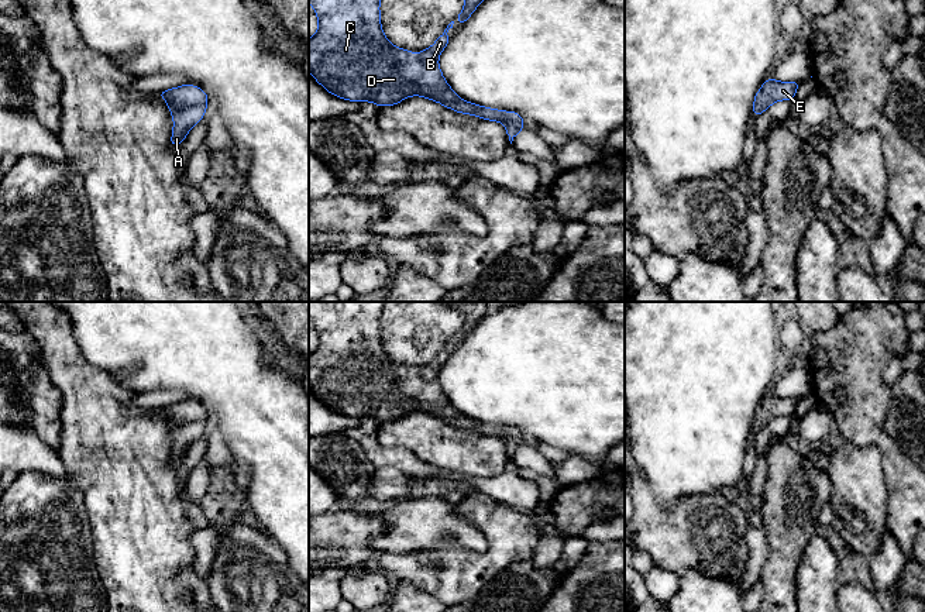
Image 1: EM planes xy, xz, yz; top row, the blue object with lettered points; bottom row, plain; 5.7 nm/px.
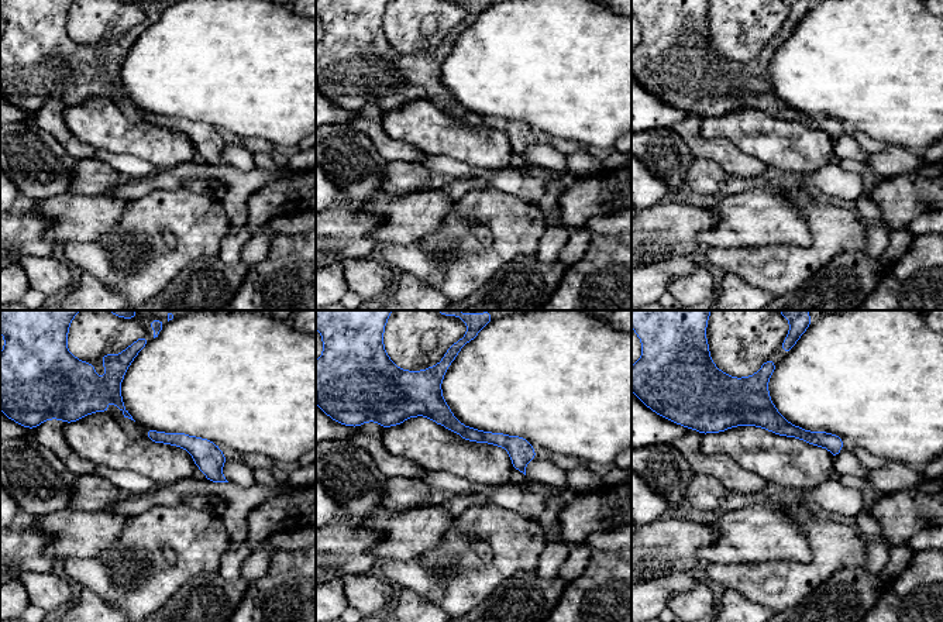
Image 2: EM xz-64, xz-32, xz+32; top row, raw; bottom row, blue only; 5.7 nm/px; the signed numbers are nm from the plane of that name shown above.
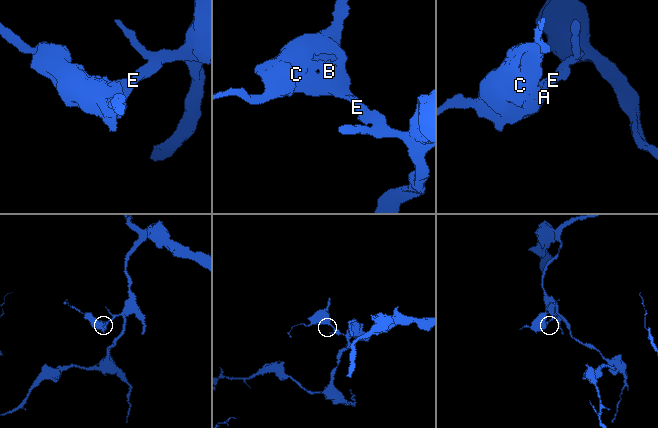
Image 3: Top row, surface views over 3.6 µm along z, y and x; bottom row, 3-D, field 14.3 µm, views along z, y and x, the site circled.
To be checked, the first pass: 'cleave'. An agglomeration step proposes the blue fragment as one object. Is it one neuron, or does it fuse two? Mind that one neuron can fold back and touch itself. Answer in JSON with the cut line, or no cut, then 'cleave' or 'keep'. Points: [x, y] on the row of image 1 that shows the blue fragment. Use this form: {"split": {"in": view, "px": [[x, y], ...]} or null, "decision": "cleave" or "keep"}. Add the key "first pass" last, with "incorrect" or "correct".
{"split": null, "decision": "keep", "first pass": "incorrect"}

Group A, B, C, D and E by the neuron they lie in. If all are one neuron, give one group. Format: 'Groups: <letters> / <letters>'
Groups: A B C D E

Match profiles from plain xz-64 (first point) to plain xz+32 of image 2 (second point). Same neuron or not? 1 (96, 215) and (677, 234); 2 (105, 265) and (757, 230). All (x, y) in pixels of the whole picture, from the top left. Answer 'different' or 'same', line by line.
1: different
2: different

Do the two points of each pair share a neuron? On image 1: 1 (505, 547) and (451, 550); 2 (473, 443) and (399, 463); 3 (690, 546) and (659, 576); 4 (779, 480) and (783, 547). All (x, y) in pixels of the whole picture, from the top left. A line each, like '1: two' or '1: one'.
1: one
2: two
3: two
4: one

